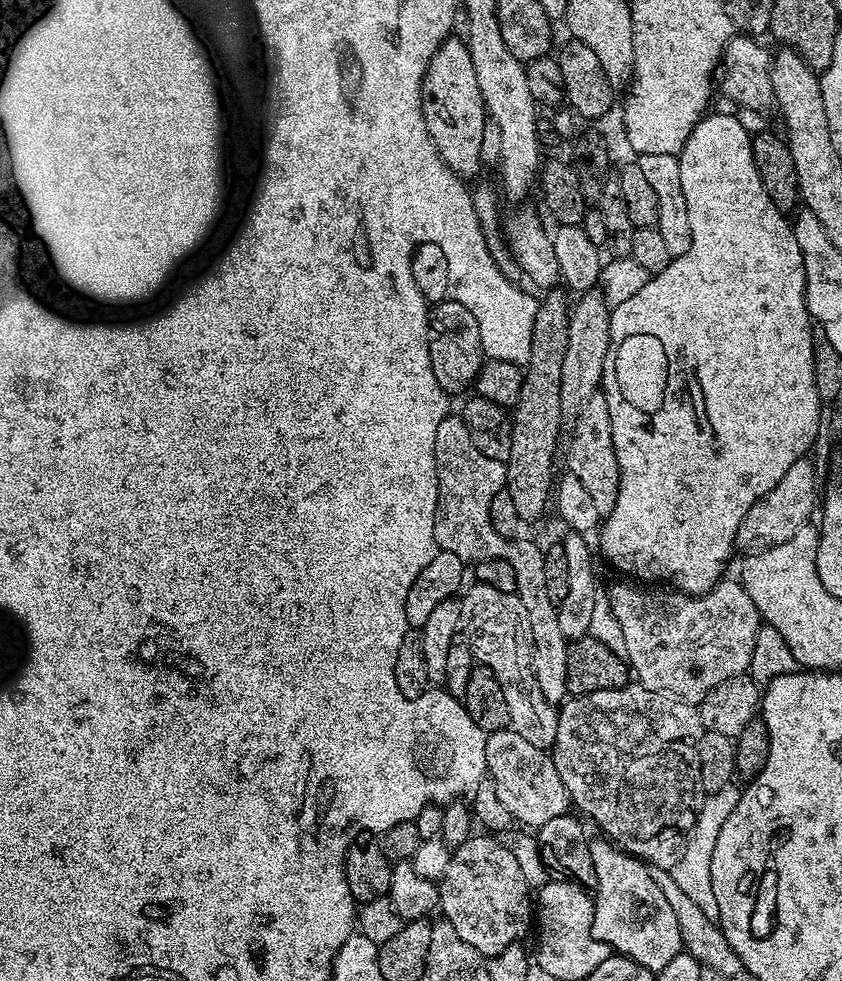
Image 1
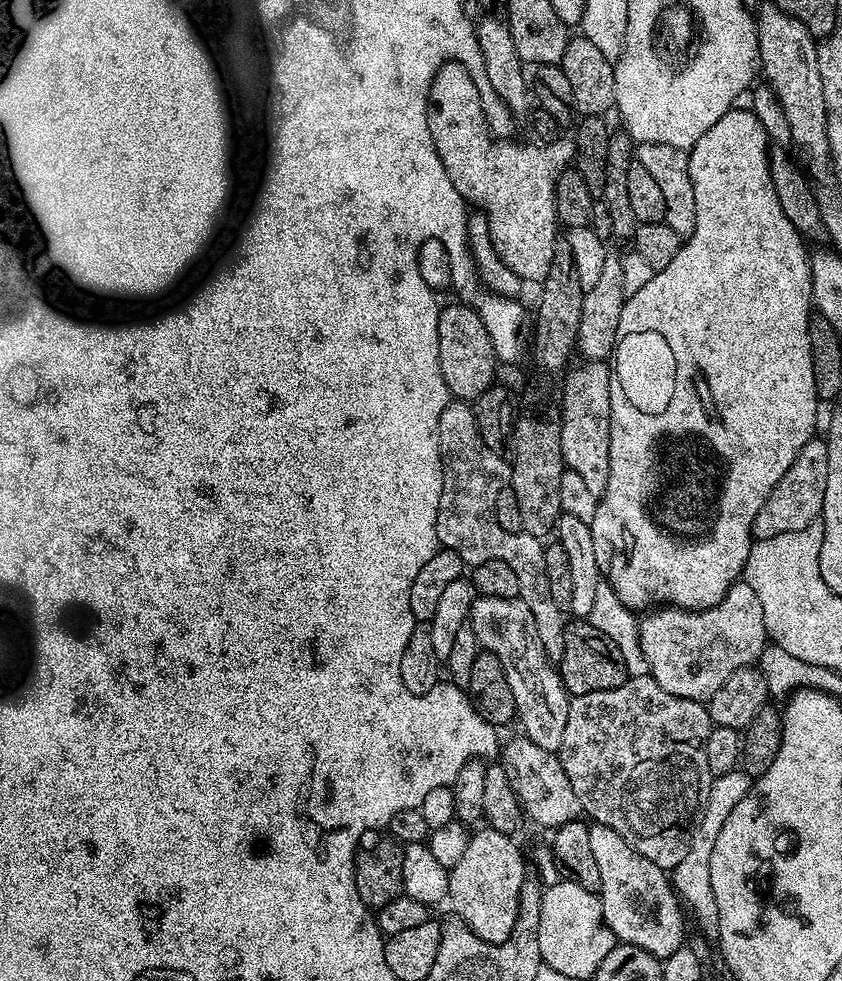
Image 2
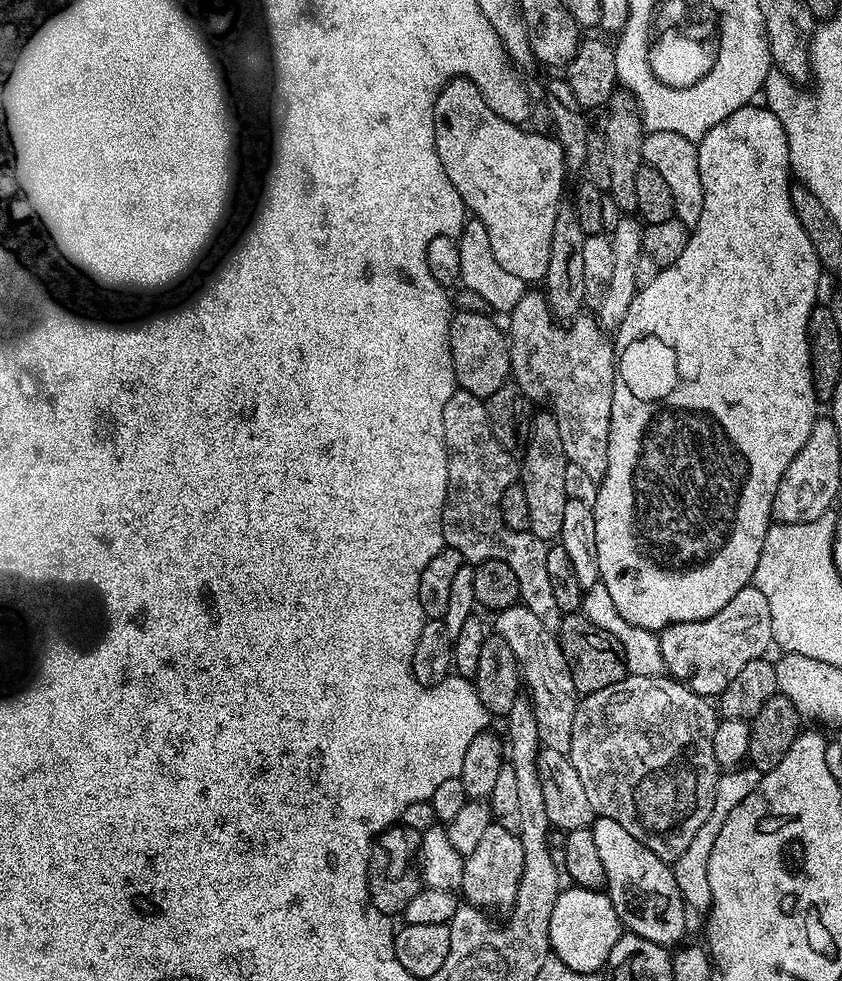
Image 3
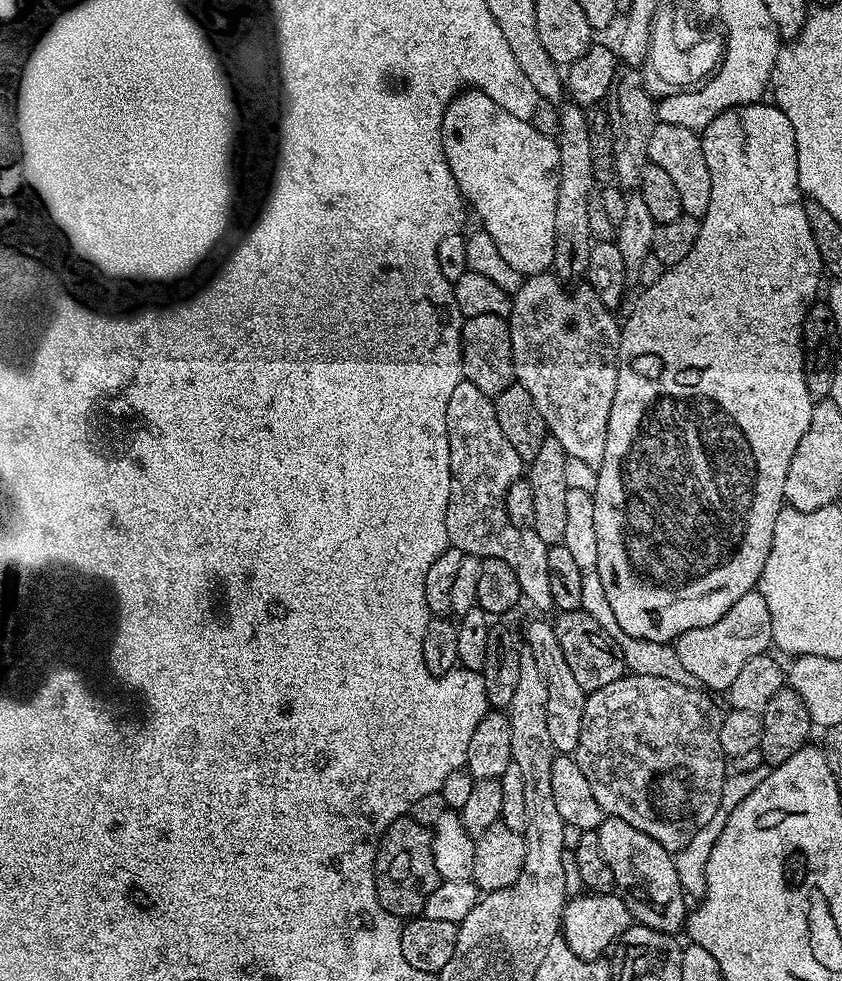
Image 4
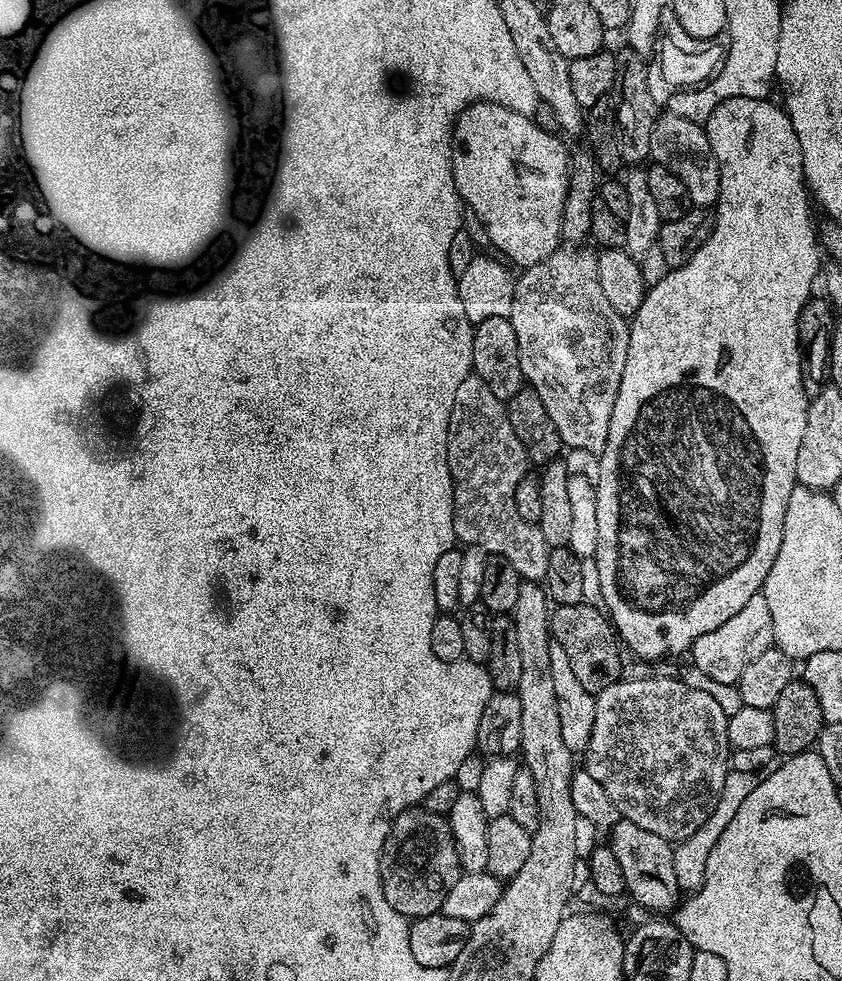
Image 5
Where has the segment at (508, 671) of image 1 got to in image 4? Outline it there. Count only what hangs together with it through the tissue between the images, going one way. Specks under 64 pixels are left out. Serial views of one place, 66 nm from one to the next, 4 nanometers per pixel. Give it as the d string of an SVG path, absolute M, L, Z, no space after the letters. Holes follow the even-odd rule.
M532 620L522 632L522 640L527 651L538 662L540 673L544 675L548 697L546 698L546 726L550 729L550 742L553 749L560 754L575 753L578 746L578 734L582 734L582 710L586 694L582 686L578 686L570 666L566 666L566 658L562 655L562 646L558 646L555 627L544 620Z

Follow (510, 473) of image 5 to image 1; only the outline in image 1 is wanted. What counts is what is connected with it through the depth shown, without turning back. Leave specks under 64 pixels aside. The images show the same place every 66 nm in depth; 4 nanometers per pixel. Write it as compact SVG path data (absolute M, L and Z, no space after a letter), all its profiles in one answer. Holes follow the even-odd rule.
M449 414L442 426L438 426L438 434L434 434L434 458L438 474L438 502L434 514L436 548L450 551L463 561L469 559L468 548L472 548L477 561L505 560L514 566L514 578L518 578L515 593L530 614L532 669L538 678L538 688L546 702L563 704L568 696L566 662L570 641L558 626L557 604L550 598L550 590L546 590L545 549L525 538L502 538L490 522L490 502L505 491L508 482L507 463L486 458L486 454L474 446L470 430L466 430L466 422L460 414Z

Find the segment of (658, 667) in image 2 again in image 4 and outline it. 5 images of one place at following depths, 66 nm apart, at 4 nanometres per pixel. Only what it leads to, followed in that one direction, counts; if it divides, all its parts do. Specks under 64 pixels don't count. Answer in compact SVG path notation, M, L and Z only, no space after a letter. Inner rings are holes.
M749 590L742 594L742 598L738 598L738 602L734 602L734 606L730 606L730 610L726 610L726 614L722 614L722 618L718 618L718 622L686 630L686 634L674 642L674 647L679 661L698 678L705 689L724 694L734 678L738 678L742 666L746 666L750 658L765 655L771 644L770 606L766 606L766 598L762 598L760 591Z

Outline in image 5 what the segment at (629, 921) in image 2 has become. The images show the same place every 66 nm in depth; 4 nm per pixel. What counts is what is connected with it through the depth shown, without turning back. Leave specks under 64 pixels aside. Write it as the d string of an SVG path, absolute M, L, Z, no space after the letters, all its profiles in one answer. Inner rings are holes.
M623 818L610 830L610 836L612 853L614 858L618 858L618 866L622 866L622 878L626 878L627 895L632 895L631 899L649 913L671 913L681 899L682 889L678 874L674 874L673 845L670 841L658 838L658 834L650 834L650 830L642 830L642 826L634 826L634 822Z

